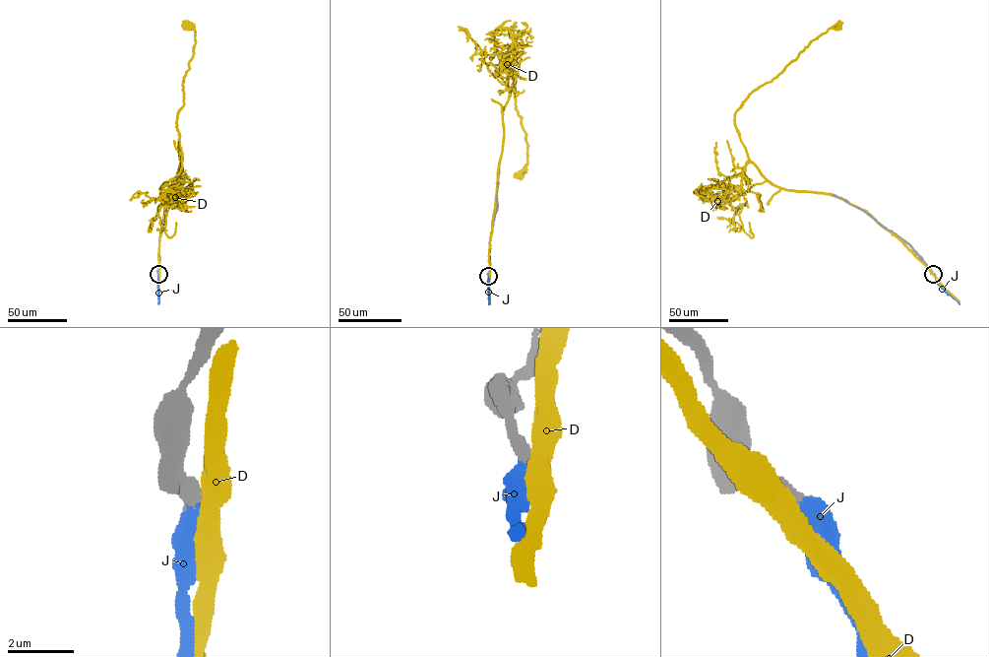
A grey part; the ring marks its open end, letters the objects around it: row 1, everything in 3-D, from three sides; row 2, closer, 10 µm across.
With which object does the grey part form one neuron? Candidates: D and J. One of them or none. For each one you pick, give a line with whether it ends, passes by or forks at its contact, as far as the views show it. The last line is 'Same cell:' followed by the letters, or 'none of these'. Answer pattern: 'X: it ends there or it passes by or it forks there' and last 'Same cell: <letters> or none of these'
J: it ends there
Same cell: J

